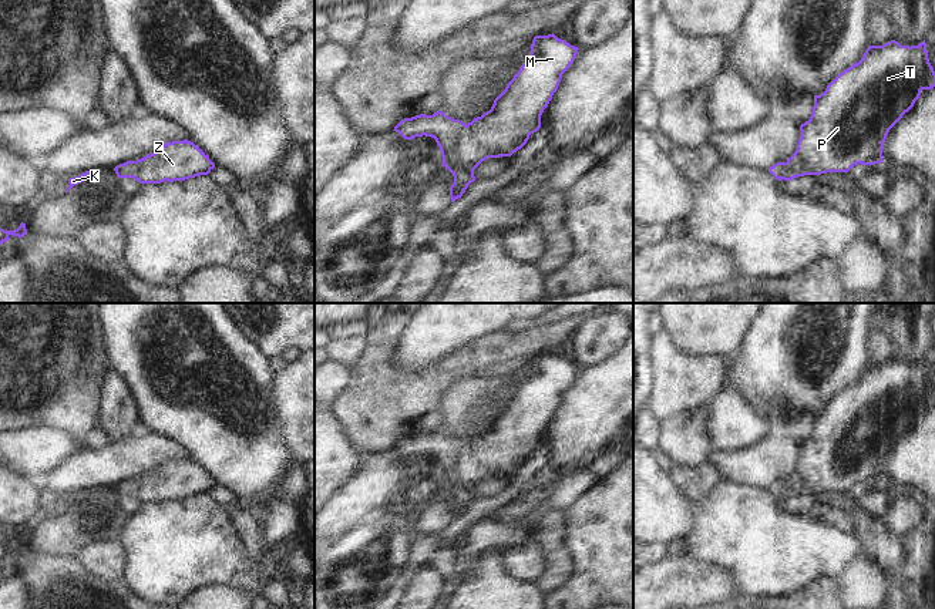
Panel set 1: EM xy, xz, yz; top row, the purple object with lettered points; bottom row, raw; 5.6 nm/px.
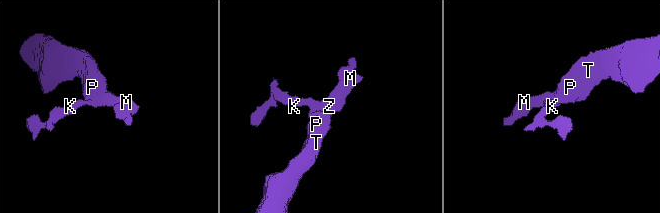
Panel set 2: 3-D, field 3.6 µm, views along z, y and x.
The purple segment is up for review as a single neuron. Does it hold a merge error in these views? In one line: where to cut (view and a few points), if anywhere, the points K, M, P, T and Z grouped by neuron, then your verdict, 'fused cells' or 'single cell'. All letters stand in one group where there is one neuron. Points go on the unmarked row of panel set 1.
no cut | K M P T Z | single cell

